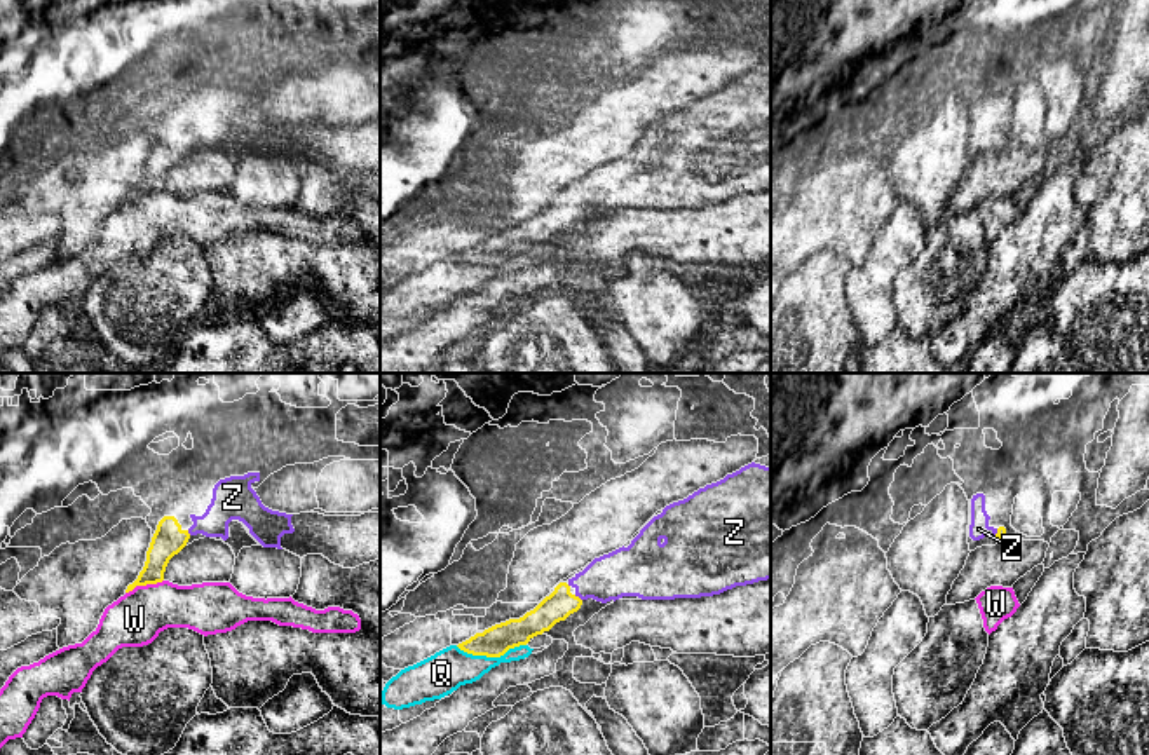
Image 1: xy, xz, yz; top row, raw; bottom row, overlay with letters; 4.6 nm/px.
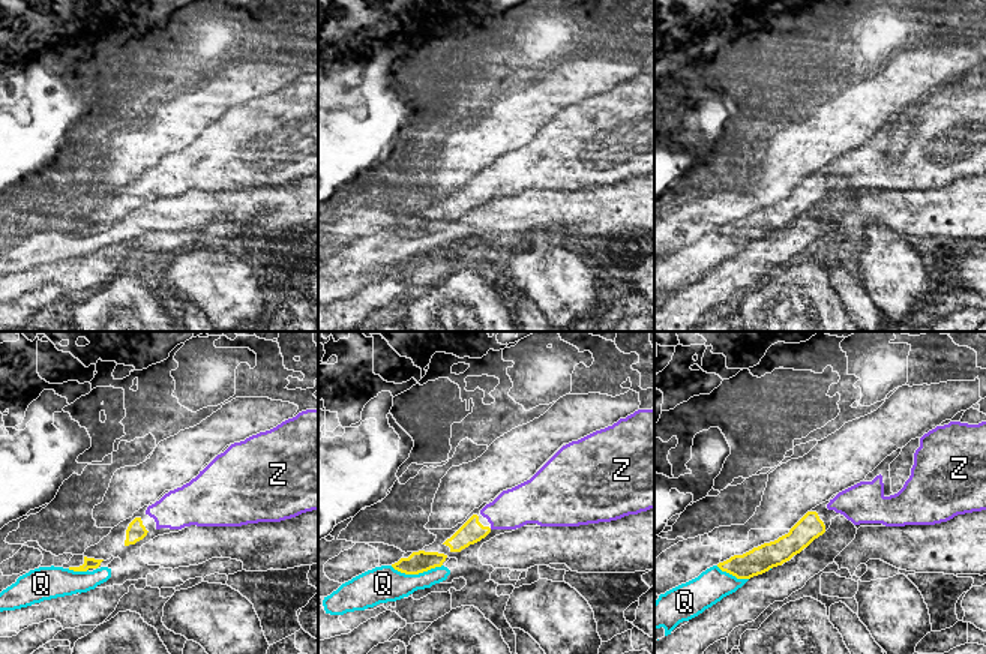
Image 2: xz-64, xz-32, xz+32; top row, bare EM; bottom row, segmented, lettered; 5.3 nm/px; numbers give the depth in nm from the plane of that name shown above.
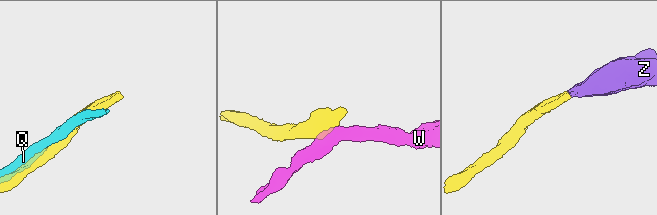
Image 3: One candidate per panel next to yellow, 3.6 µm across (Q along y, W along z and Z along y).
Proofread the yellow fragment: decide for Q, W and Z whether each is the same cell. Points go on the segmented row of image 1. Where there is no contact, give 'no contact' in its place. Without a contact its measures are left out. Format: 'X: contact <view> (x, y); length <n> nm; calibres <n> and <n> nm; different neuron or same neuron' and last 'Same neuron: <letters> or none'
Q: contact xz (490, 656); length 320 nm; calibres 140 and 190 nm; different neuron
W: contact xy (143, 584); length 190 nm; calibres 150 and 240 nm; different neuron
Z: contact xz (577, 597); length 50 nm; calibres 140 and 220 nm; same neuron
Same neuron: Z

